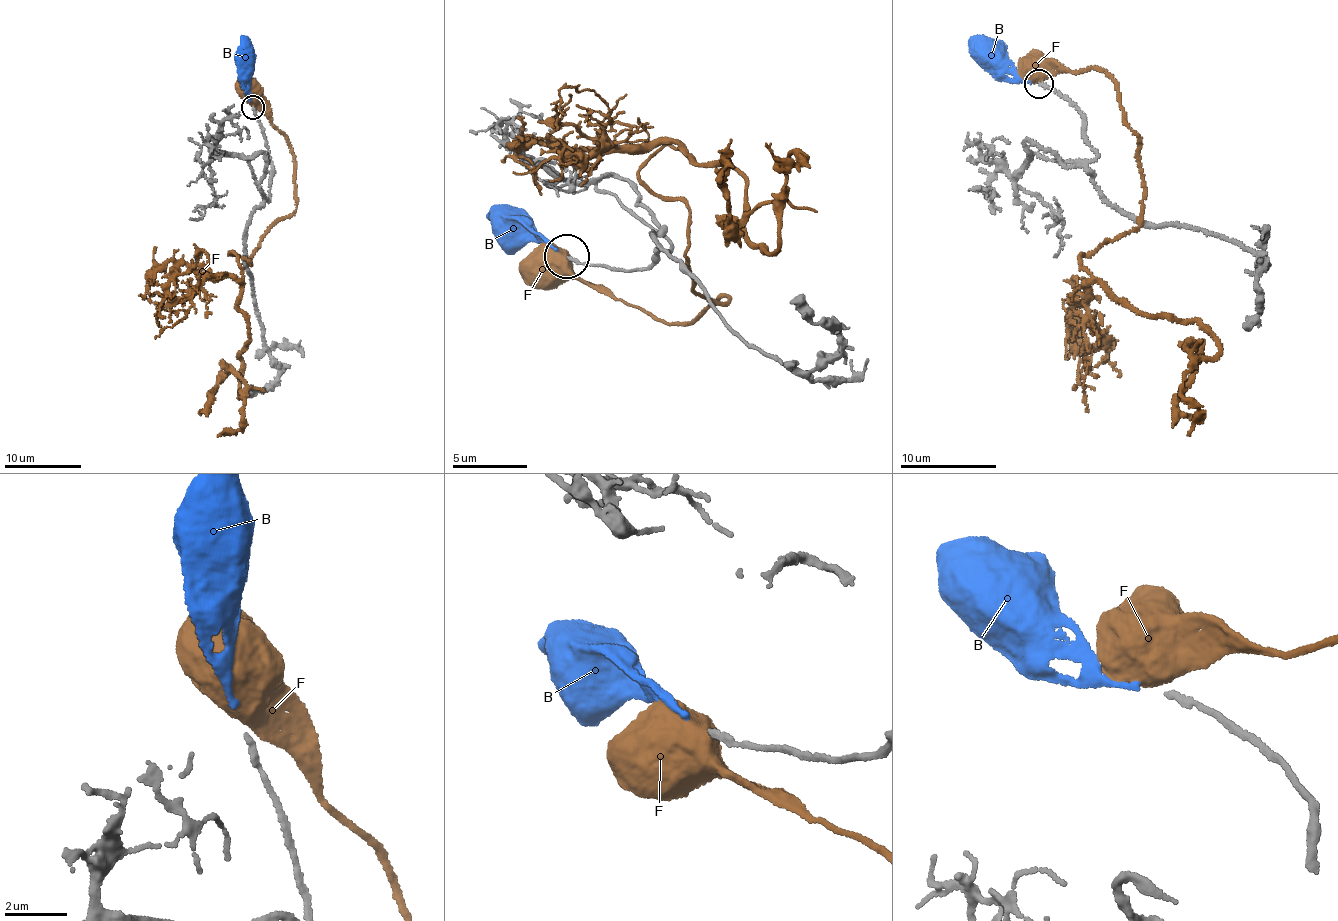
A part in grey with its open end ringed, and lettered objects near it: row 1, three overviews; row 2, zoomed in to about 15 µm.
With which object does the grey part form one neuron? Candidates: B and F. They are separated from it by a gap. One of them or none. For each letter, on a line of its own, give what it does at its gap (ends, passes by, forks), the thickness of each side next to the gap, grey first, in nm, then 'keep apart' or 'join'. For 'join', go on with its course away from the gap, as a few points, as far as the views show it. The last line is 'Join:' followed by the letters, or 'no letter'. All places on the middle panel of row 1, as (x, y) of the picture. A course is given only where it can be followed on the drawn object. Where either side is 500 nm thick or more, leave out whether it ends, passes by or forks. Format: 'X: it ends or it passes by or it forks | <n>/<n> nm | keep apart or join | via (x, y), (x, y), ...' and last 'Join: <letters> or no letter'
B: it ends | 220/170 nm | join | via (558, 251), (527, 225), (512, 222)
F: 220/900 nm | keep apart
Join: B

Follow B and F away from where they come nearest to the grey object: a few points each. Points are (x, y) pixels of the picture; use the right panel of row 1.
B: (1031, 80), (1010, 70), (988, 48), (986, 53)
F: (1039, 79), (1105, 73), (1135, 131), (1139, 224), (1082, 269), (1216, 341), (1211, 357), (1187, 346), (1172, 427)

